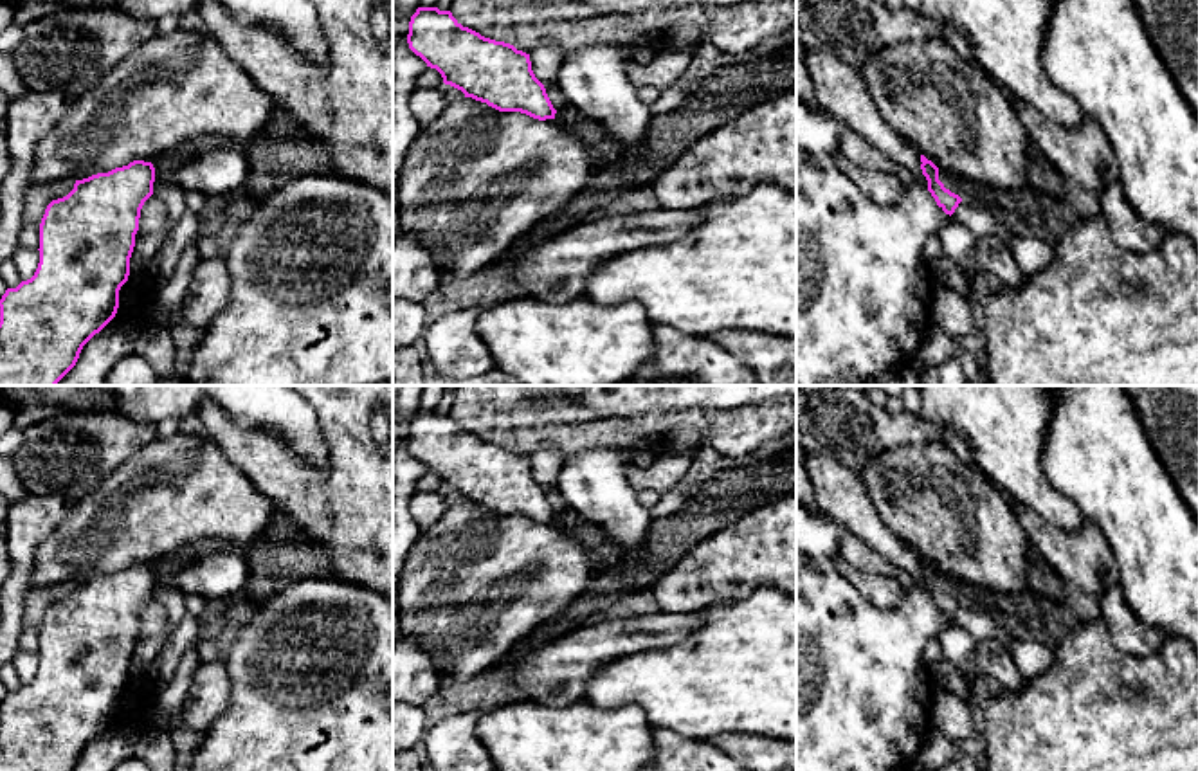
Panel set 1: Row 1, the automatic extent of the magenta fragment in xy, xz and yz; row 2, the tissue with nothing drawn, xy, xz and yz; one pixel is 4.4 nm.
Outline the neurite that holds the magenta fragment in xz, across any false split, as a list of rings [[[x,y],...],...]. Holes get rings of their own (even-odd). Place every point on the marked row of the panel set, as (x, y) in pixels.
[[[418,7],[409,22],[407,43],[465,97],[499,112],[555,119],[557,110],[531,70],[530,54],[463,27],[450,11]]]

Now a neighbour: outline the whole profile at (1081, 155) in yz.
[[[1014,99],[1014,110],[1032,141],[1070,189],[1103,193],[1119,180],[1117,159],[1101,124],[1085,115],[1070,128],[1047,119],[1039,110]]]

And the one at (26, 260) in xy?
[[[18,247],[14,254],[14,263],[22,281],[27,281],[34,276],[40,263],[38,249]]]

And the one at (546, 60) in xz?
[[[544,40],[531,54],[531,70],[535,77],[544,85],[551,85],[557,81],[562,52],[560,45],[555,40]]]

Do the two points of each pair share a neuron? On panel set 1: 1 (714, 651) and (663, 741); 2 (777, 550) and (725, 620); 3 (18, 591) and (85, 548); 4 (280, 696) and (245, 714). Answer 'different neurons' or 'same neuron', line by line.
1: different neurons
2: different neurons
3: different neurons
4: same neuron

